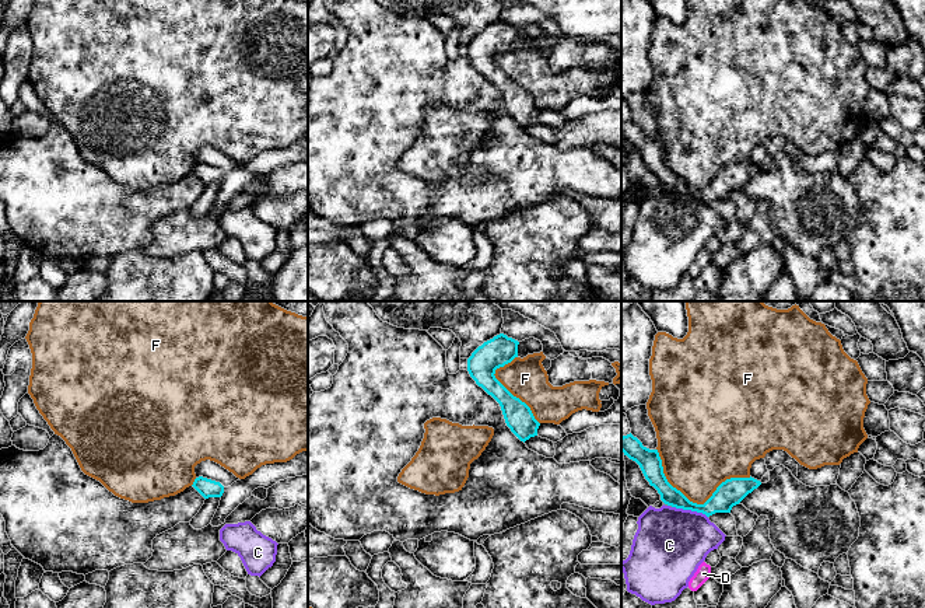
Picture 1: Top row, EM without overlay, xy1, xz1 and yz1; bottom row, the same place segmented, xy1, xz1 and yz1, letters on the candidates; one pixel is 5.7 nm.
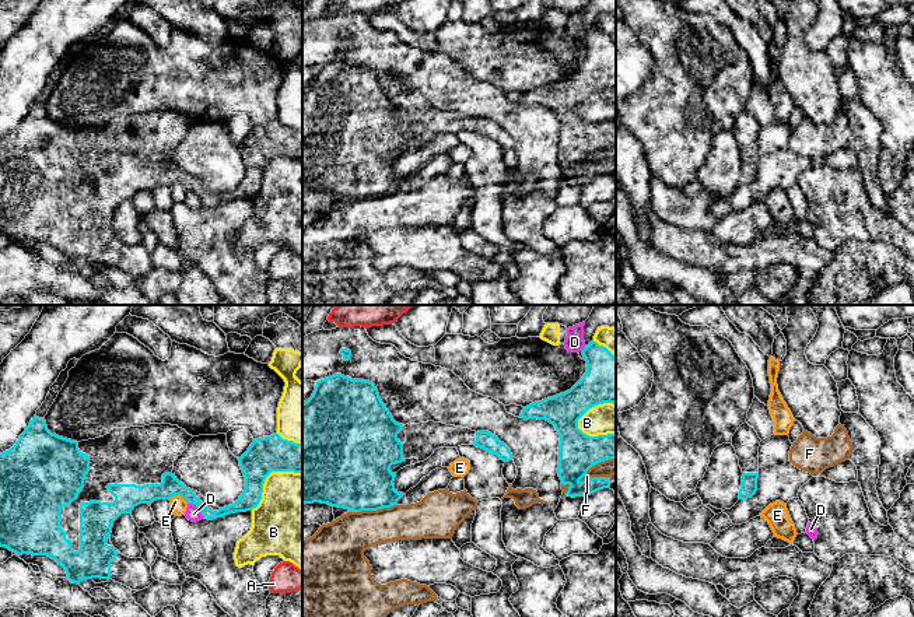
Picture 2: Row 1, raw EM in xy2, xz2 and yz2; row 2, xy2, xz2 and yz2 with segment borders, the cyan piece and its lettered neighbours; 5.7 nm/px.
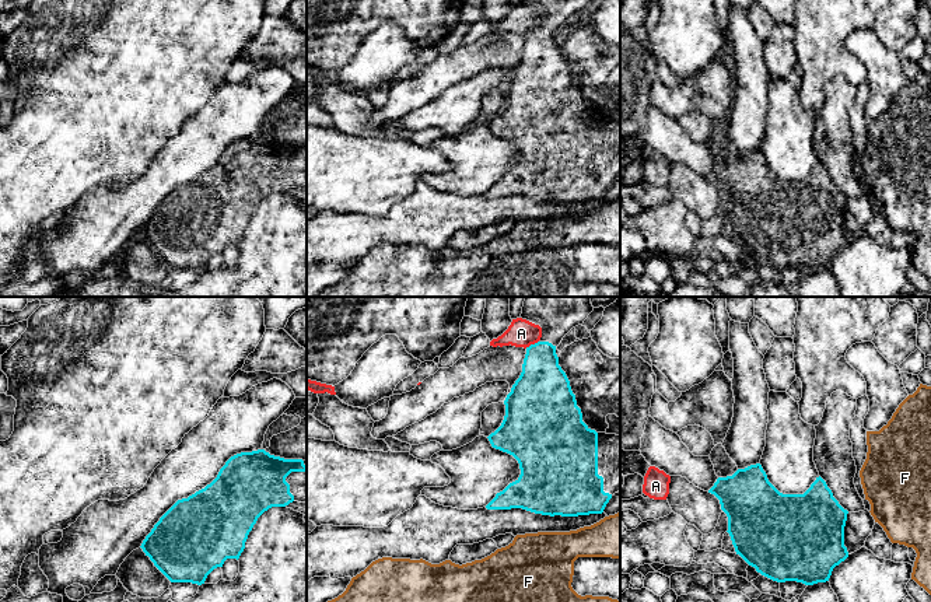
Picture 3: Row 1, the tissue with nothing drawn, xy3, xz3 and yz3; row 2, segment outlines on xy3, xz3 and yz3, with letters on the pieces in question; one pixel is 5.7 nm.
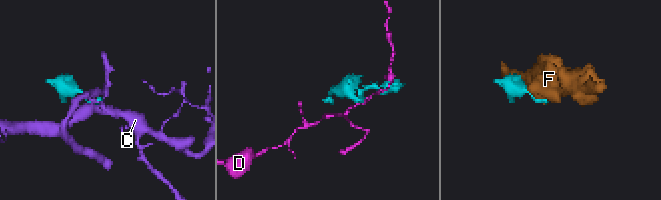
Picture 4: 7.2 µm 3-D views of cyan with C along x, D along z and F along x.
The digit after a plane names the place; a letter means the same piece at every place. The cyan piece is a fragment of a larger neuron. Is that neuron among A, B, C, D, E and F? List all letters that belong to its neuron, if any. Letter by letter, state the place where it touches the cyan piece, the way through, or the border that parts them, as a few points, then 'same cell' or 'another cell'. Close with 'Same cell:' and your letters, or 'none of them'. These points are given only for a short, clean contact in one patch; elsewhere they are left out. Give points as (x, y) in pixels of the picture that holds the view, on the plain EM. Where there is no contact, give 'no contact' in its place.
A: xz3 (531, 31) | along xz3 (538, 27), (525, 34) | another cell
B: xy2 (266, 162) | another cell
C: yz1 (690, 195) | along yz1 (672, 192), (701, 198), (707, 203) | another cell
D: xy2 (196, 192) | another cell
E: xy2 (179, 181) | another cell
F: yz1 (694, 189) | another cell
Same cell: none of them

